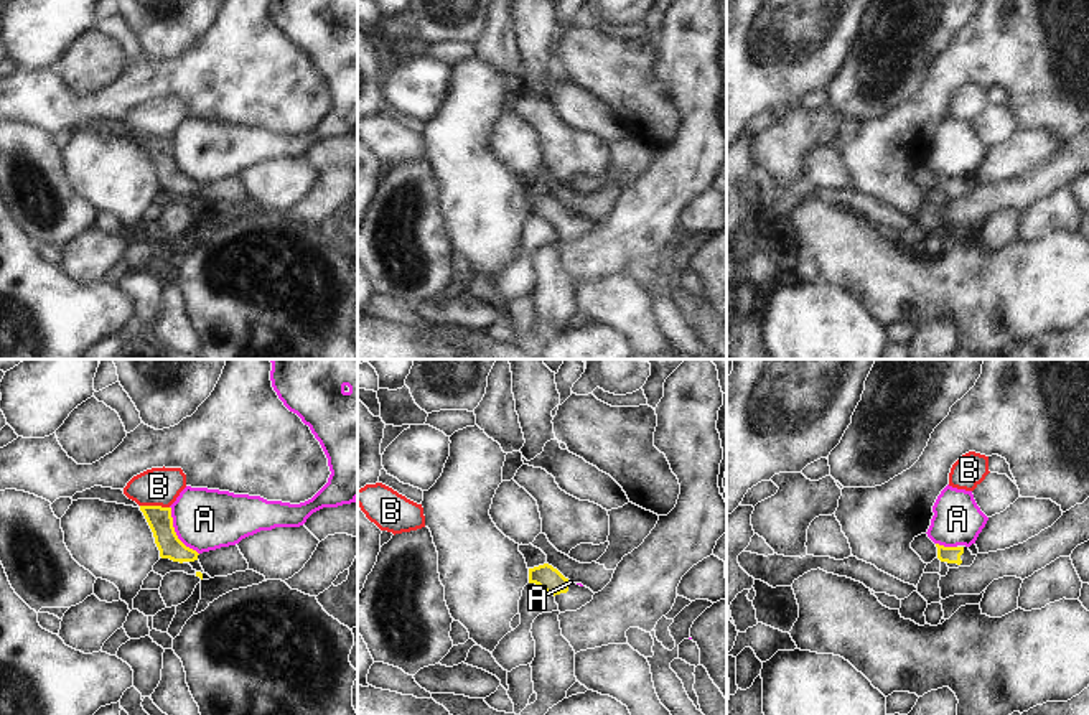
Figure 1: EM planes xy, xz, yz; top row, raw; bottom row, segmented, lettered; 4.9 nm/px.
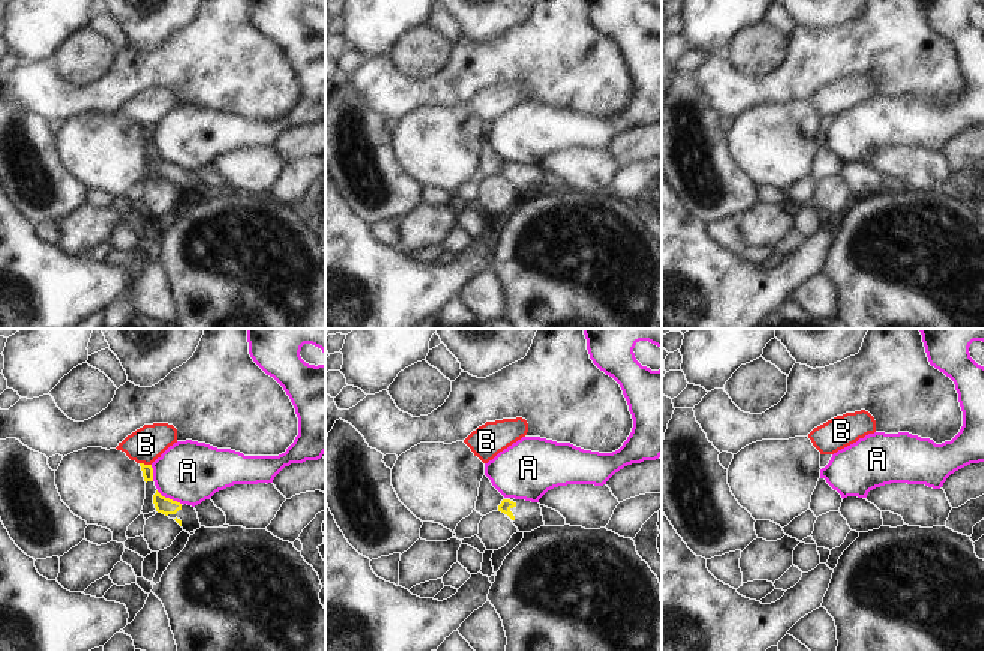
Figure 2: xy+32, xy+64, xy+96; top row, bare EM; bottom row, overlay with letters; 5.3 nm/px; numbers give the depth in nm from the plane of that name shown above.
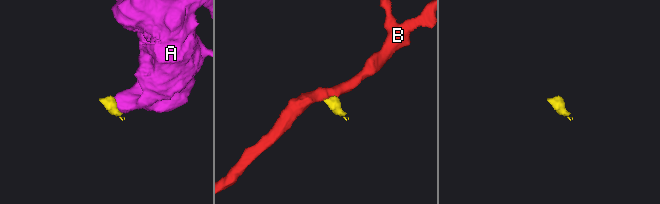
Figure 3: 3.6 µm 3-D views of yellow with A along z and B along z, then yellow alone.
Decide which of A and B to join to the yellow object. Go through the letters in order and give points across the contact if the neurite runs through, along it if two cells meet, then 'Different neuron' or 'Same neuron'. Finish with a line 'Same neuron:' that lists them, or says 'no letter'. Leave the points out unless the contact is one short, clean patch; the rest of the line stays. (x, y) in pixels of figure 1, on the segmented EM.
A: Boundary: xy (170, 506), (175, 534), (198, 554). Different neuron
B: Boundary: xy (140, 504), (168, 508). Different neuron
Same neuron: no letter

